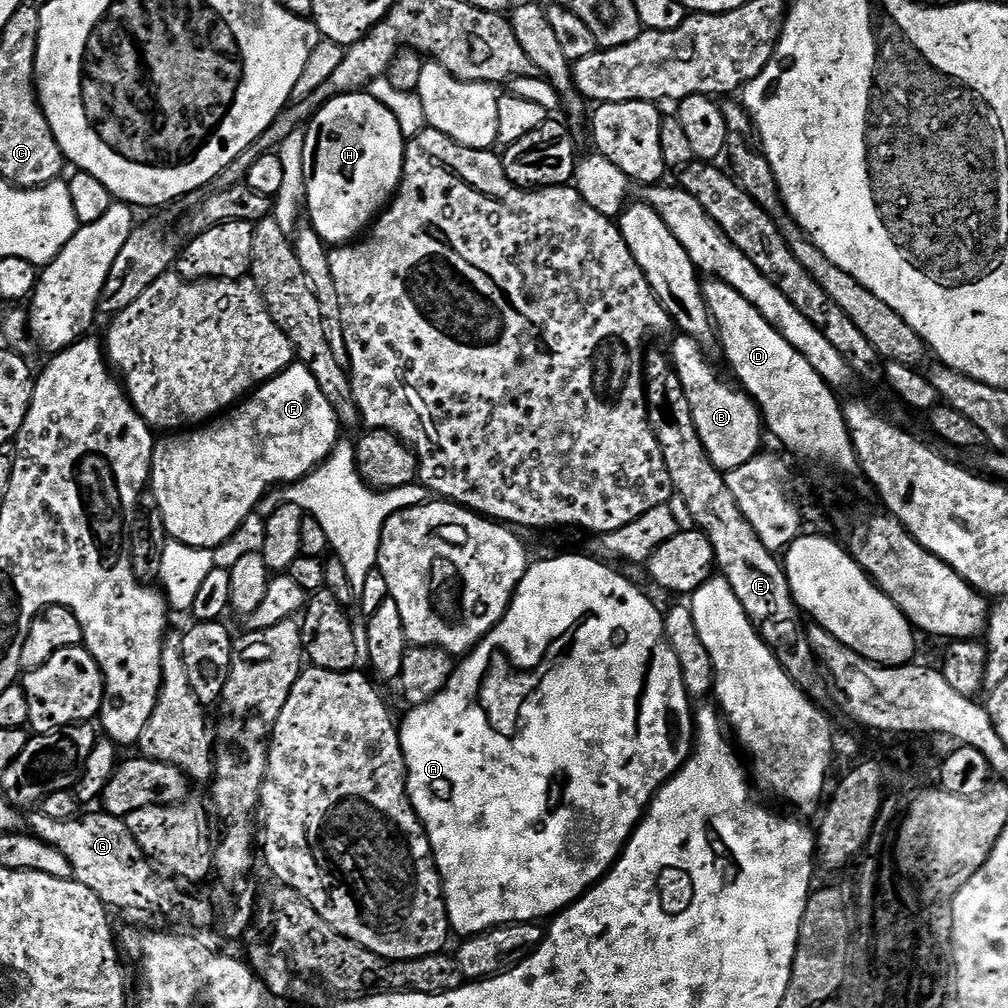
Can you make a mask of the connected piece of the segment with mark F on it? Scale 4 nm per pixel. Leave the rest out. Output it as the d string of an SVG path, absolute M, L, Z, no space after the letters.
M293 362L289 368L279 372L274 378L270 378L266 383L260 385L251 394L244 397L227 412L215 417L211 422L197 427L195 430L184 430L179 434L168 434L163 438L157 439L152 450L152 471L150 473L150 490L156 499L158 510L164 519L164 528L167 530L171 539L182 542L186 546L195 548L214 549L226 542L228 538L246 521L248 515L257 511L260 507L260 499L269 495L273 491L275 484L283 485L285 482L301 480L303 476L309 476L322 461L327 460L331 452L336 448L341 439L342 429L338 418L334 414L334 406L326 402L326 394L322 394L318 382L314 382L314 374L306 370L306 366L299 362Z

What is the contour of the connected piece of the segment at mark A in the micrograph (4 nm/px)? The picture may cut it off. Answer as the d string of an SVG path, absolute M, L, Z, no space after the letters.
M560 554L546 562L529 563L526 574L522 582L518 582L516 593L512 595L510 606L506 614L499 620L490 631L483 636L476 644L475 648L463 657L453 667L452 677L446 682L446 686L430 702L415 705L412 712L403 721L399 721L400 745L404 751L404 761L408 767L408 797L412 800L414 810L418 818L423 822L426 834L430 838L432 847L432 856L436 859L436 871L440 873L440 880L444 884L444 901L448 911L448 927L453 933L456 932L460 938L476 936L480 932L488 932L492 928L500 928L504 924L531 924L533 922L544 922L549 918L561 912L562 909L568 908L575 900L585 896L590 888L593 888L603 876L607 874L612 867L616 865L616 859L622 854L622 850L628 844L632 837L633 830L640 825L644 819L644 813L648 811L648 805L656 797L656 791L668 783L672 777L688 761L694 747L694 708L690 703L690 697L684 679L678 658L666 638L664 629L664 612L656 609L656 604L640 589L639 583L628 579L623 571L615 572L612 568L607 568L600 560L591 560L588 556L566 556Z

